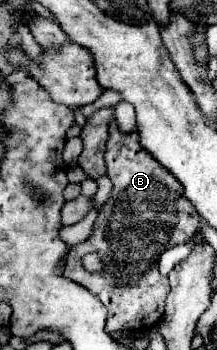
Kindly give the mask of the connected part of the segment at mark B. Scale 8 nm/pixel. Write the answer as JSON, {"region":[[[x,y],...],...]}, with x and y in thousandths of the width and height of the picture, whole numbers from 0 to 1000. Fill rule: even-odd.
{"region":[[[516,343],[507,360],[507,394],[488,406],[488,474],[498,474],[498,509],[516,514],[516,549],[507,566],[479,577],[479,589],[452,606],[452,623],[433,634],[424,669],[406,686],[350,697],[313,720],[295,789],[396,829],[415,829],[498,886],[498,914],[488,914],[488,949],[654,949],[700,931],[747,909],[756,897],[756,857],[774,846],[774,789],[747,789],[728,771],[728,731],[756,709],[793,709],[839,691],[876,691],[894,663],[922,646],[922,617],[903,594],[839,560],[839,526],[765,491],[645,411],[636,411],[636,383],[562,383],[535,366],[535,349]],[[442,720],[461,726],[479,749],[470,777],[406,777],[378,760],[378,731]]]}

